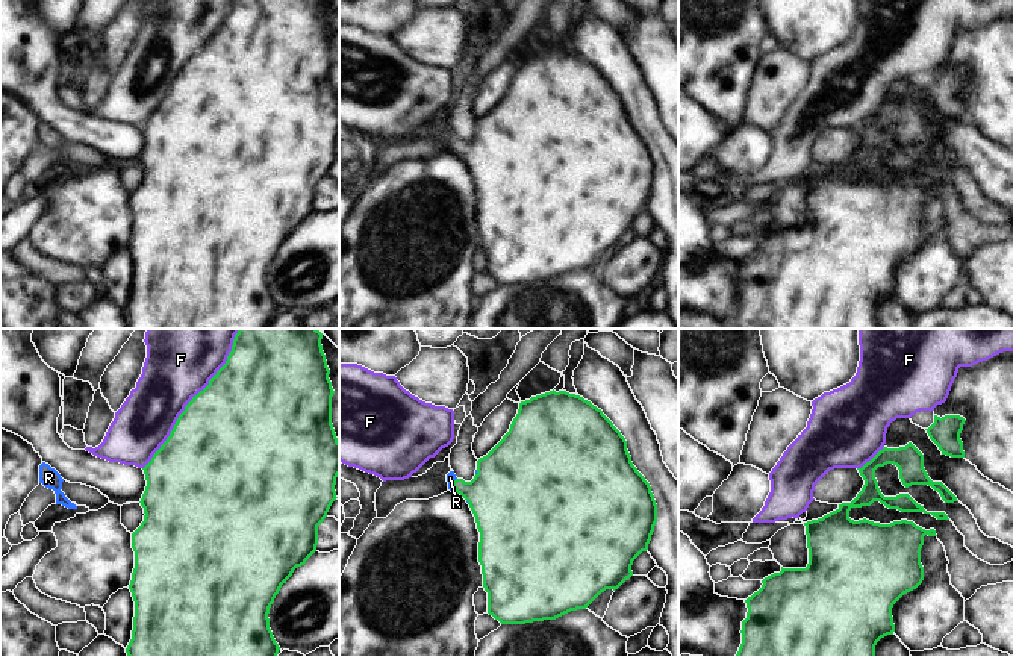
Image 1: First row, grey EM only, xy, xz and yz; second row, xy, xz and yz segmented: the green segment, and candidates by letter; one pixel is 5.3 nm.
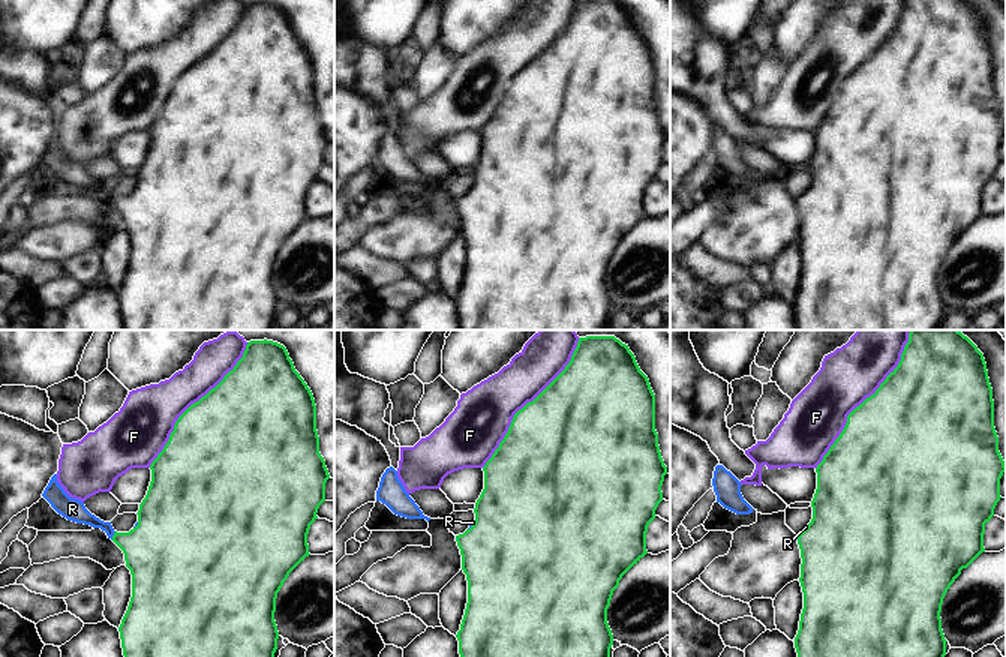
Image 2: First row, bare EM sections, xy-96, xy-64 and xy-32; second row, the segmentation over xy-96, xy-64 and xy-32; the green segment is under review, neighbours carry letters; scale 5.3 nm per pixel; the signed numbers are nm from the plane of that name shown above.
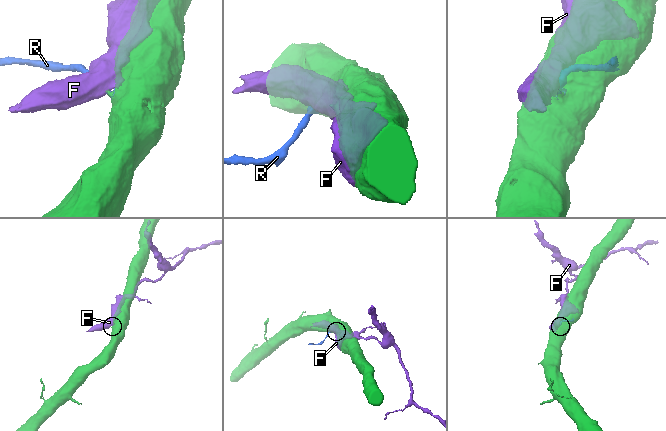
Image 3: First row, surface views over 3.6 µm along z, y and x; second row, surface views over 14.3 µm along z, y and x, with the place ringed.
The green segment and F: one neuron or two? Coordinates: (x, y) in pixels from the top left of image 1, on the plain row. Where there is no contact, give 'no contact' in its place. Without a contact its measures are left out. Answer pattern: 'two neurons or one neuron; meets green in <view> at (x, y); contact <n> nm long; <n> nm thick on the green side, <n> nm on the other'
two neurons; meets green in xy at (187, 65); contact 850 nm long; 500 nm thick on the green side, 340 nm on the other

